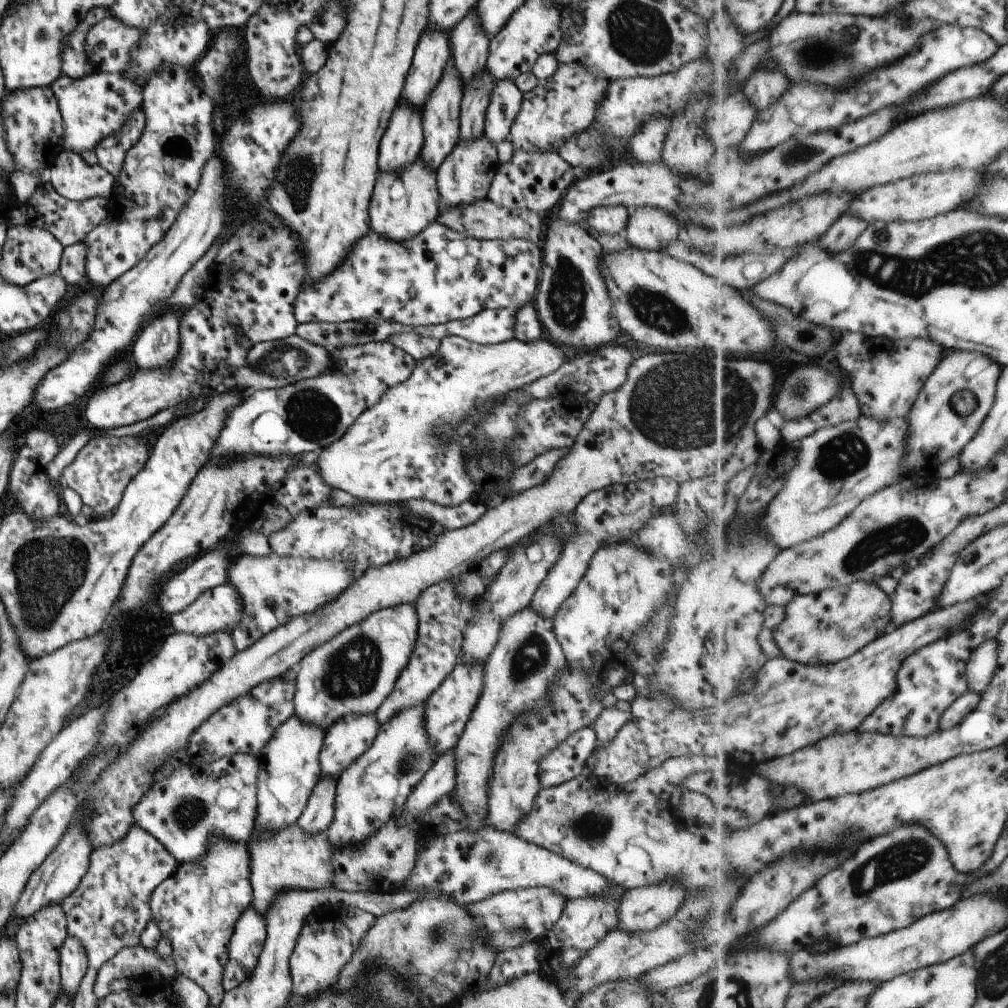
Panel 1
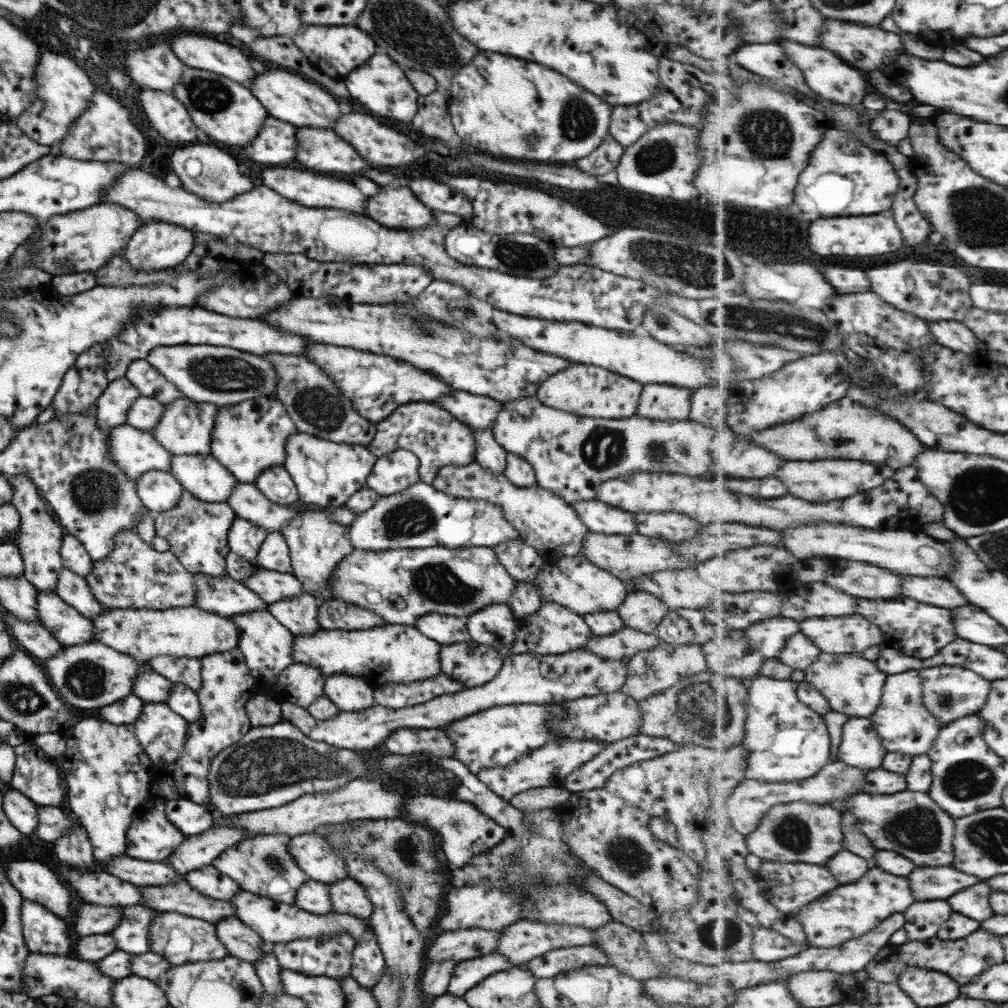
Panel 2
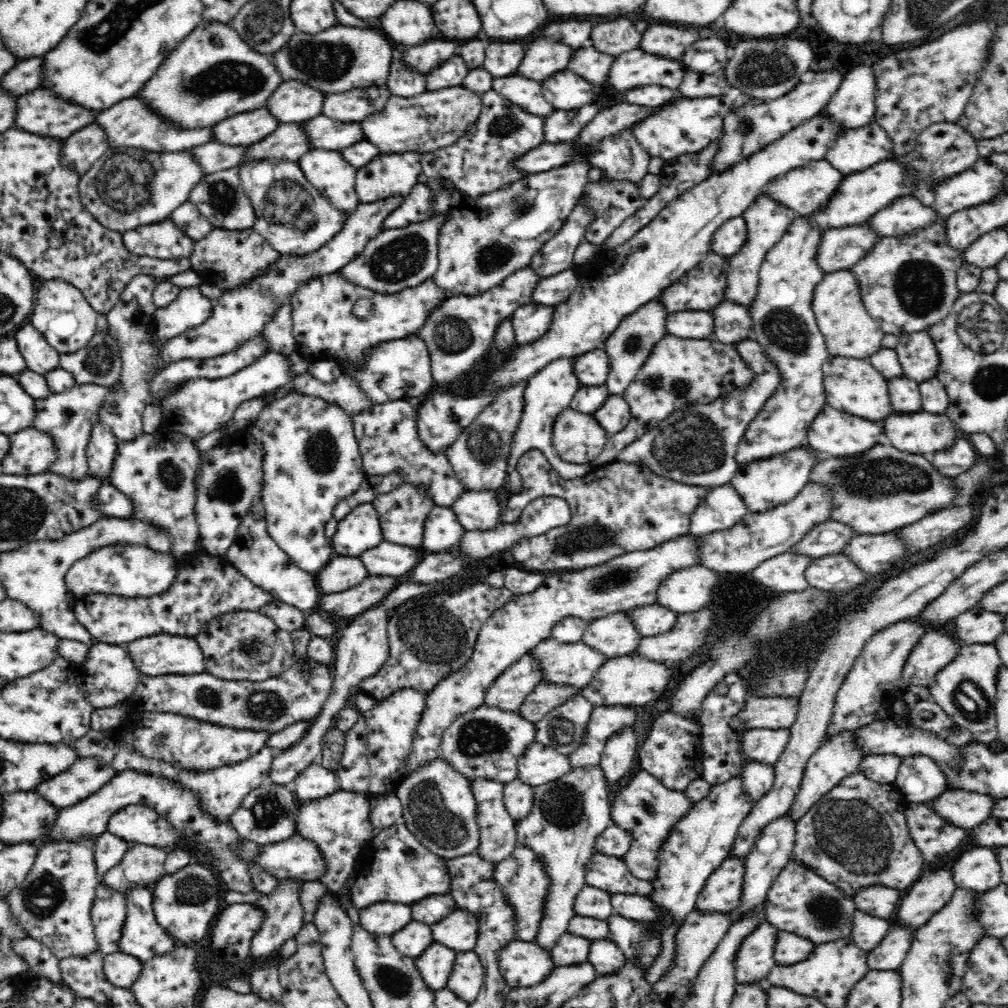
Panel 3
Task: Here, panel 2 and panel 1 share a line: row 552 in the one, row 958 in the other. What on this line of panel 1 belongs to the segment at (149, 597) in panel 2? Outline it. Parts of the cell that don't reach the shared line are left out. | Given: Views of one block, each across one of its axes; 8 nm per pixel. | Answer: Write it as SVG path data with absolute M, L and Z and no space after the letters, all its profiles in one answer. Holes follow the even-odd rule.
M137 943L118 950L97 969L92 991L100 999L109 993L125 990L132 982L158 976L167 979L175 973L171 955L160 957L156 948L145 948Z

